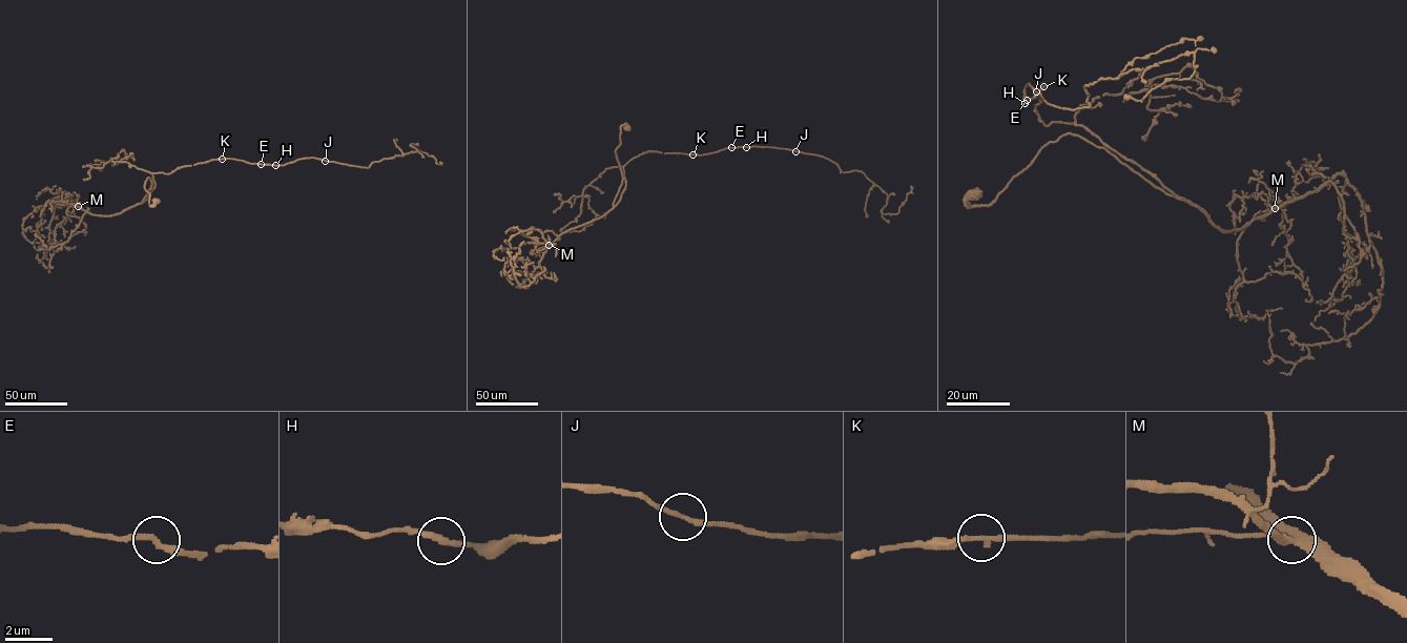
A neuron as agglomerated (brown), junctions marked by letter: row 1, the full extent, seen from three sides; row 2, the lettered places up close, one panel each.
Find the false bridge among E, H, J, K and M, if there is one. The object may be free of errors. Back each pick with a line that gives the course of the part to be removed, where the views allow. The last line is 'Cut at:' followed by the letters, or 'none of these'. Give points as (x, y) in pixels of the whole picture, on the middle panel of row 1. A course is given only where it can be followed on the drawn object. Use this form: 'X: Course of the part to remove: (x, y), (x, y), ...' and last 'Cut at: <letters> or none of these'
Cut at: none of these

